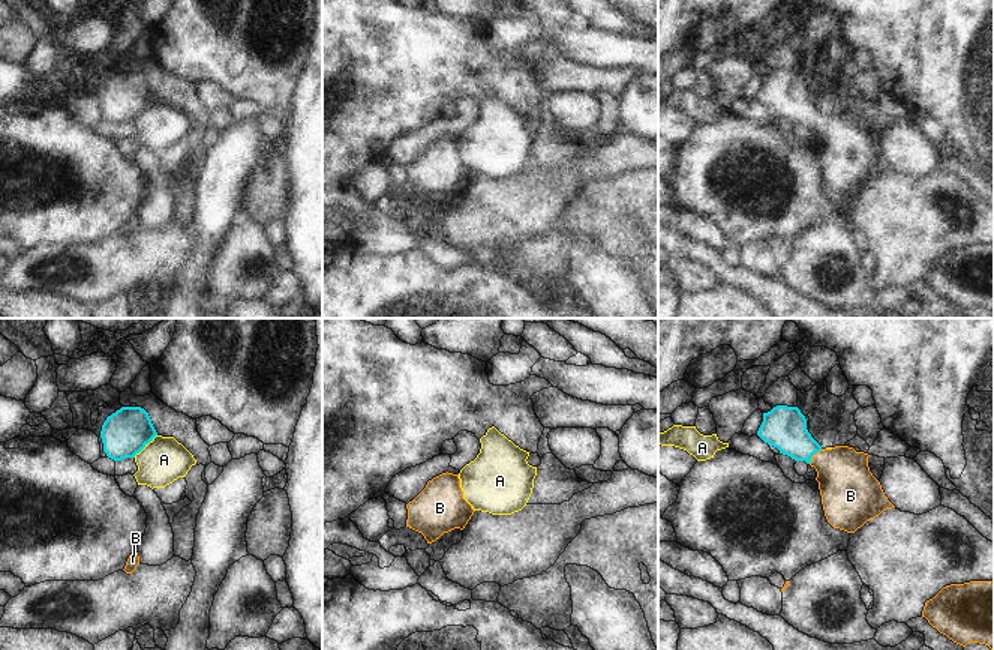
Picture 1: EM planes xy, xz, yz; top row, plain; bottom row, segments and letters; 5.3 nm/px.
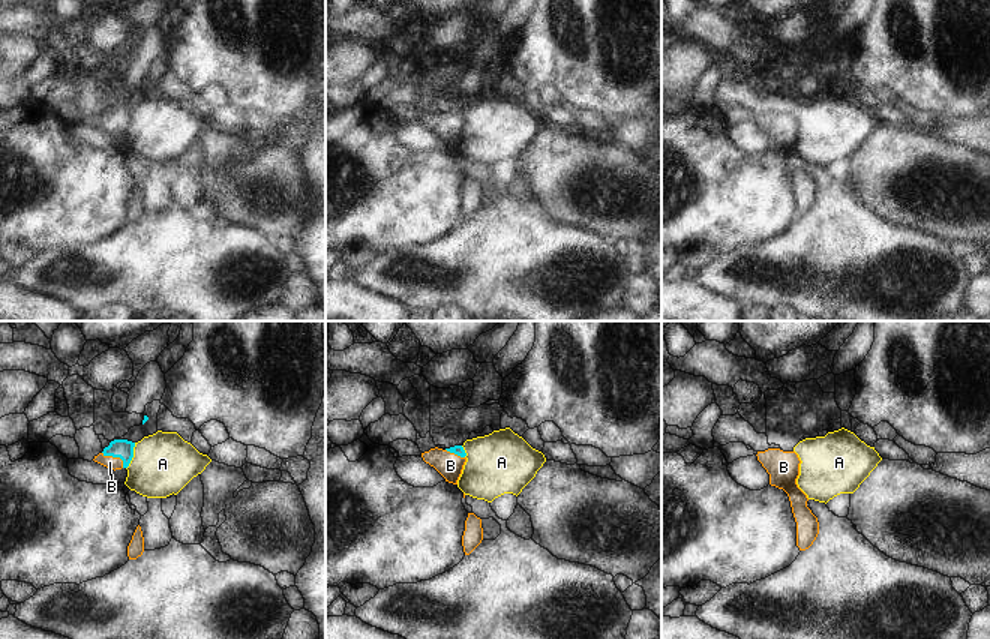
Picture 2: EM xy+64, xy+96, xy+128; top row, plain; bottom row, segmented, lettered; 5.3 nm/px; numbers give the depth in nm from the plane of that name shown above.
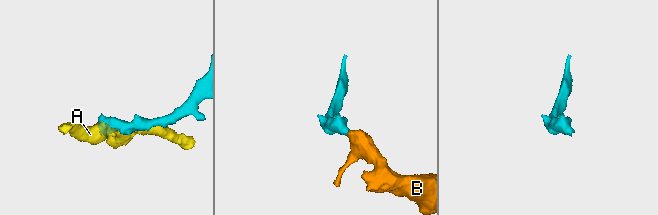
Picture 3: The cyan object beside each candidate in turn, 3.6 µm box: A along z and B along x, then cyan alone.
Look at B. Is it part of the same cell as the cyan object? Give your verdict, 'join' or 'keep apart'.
join

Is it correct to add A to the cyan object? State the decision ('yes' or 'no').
no

